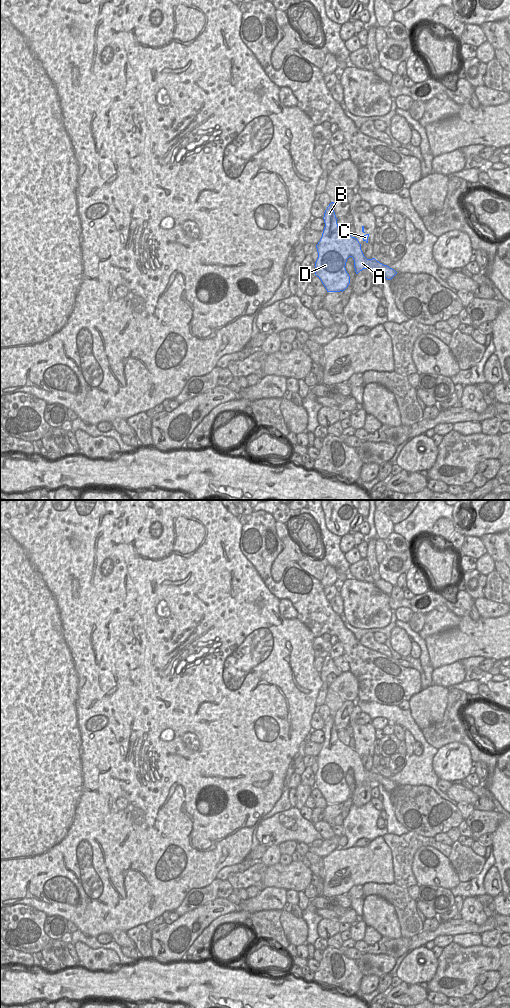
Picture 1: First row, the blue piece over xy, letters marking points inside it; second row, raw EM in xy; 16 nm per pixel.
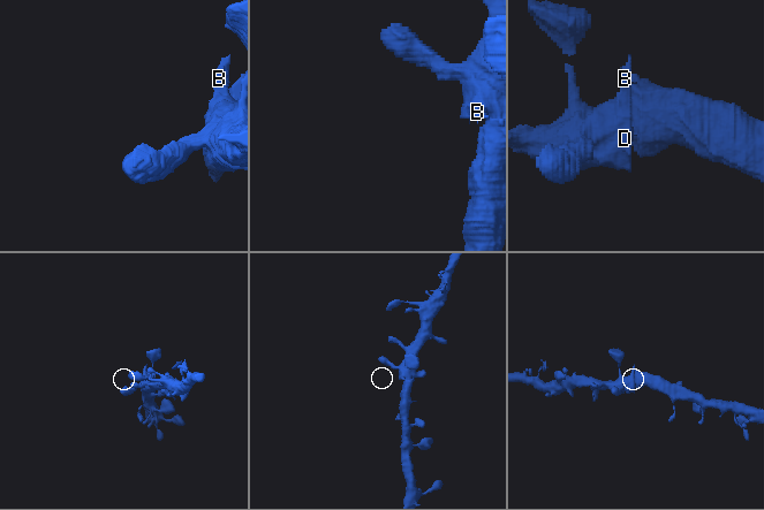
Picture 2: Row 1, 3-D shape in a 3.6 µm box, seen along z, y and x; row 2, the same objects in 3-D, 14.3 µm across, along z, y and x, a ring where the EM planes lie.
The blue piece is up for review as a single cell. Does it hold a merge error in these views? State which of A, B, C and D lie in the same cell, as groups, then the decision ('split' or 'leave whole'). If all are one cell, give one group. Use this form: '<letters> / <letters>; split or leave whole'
A B C D; leave whole

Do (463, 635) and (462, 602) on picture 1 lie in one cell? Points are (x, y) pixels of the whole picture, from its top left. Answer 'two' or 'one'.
two

